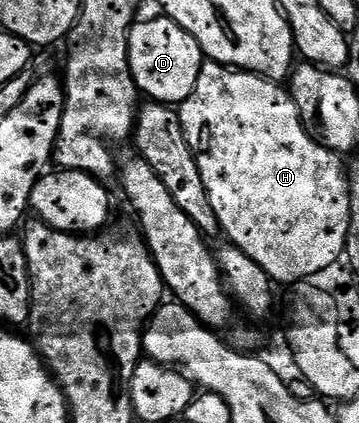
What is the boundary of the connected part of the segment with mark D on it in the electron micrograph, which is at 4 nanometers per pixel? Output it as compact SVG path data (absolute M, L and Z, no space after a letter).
M158 16L136 21L130 30L130 68L138 89L150 100L170 106L182 105L200 78L205 55L196 38L171 18Z

